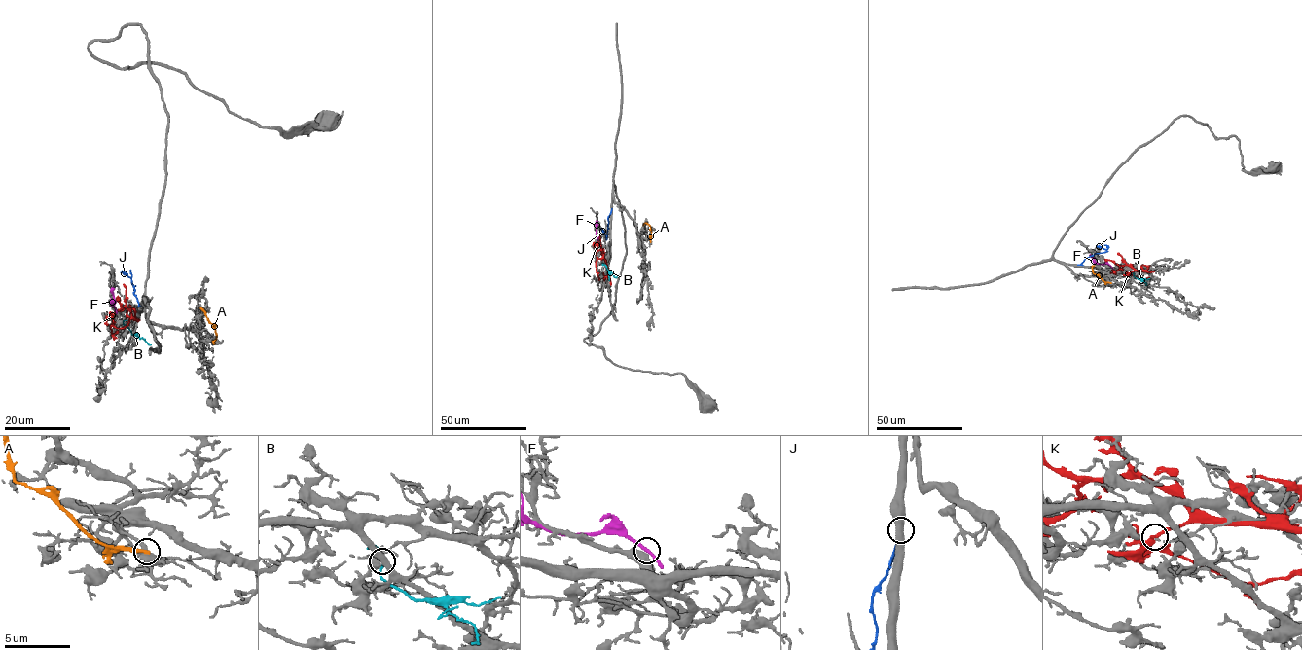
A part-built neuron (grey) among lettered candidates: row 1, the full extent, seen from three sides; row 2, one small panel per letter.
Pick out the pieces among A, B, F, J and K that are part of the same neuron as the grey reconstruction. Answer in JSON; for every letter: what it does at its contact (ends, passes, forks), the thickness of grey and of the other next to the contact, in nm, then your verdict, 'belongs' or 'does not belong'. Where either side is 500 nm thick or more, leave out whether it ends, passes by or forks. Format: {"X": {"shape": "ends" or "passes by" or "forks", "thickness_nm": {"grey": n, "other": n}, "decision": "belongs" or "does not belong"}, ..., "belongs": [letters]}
{"A": {"thickness_nm": {"grey": 550, "other": 240}, "decision": "does not belong"}, "B": {"shape": "passes by", "thickness_nm": {"grey": 440, "other": 180}, "decision": "does not belong"}, "F": {"shape": "passes by", "thickness_nm": {"grey": 480, "other": 240}, "decision": "does not belong"}, "J": {"thickness_nm": {"grey": 500, "other": 180}, "decision": "does not belong"}, "K": {"shape": "passes by", "thickness_nm": {"grey": 110, "other": 300}, "decision": "does not belong"}, "belongs": []}

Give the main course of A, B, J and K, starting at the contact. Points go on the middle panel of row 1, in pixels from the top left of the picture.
A: (650, 241), (650, 226), (643, 226)
B: (602, 265), (617, 276)
J: (611, 209), (606, 237), (600, 228)
K: (605, 260), (599, 234)

